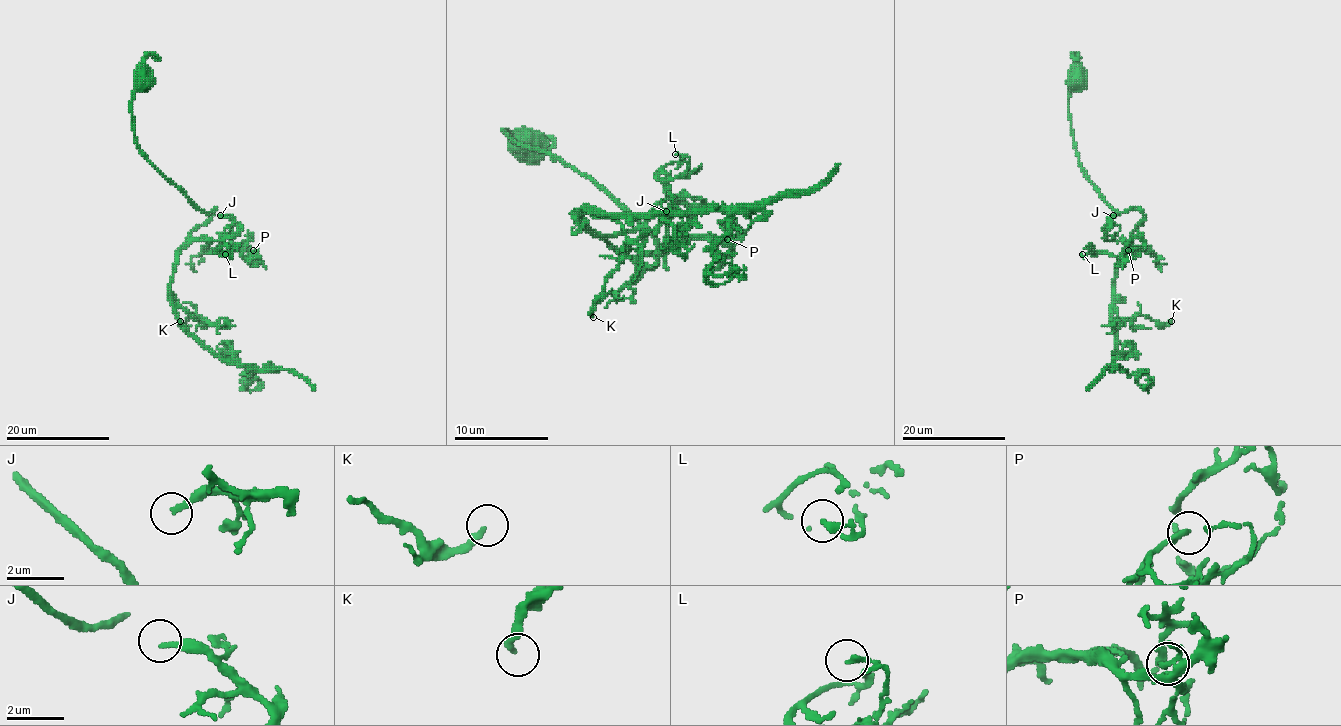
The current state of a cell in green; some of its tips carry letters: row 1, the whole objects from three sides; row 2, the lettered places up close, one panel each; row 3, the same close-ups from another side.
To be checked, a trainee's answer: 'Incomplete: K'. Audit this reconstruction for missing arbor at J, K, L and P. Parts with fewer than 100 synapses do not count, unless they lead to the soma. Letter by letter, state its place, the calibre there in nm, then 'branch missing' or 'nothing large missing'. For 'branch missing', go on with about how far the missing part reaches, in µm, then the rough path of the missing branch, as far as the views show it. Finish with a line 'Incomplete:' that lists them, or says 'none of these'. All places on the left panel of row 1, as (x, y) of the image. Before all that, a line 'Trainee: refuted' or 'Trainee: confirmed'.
Trainee: refuted
J: place (220, 215); calibre 200 nm; nothing large missing
K: place (180, 321); calibre 200 nm; nothing large missing
L: place (225, 254); calibre 200 nm; nothing large missing
P: place (253, 250); calibre 240 nm; nothing large missing
Incomplete: none of these

